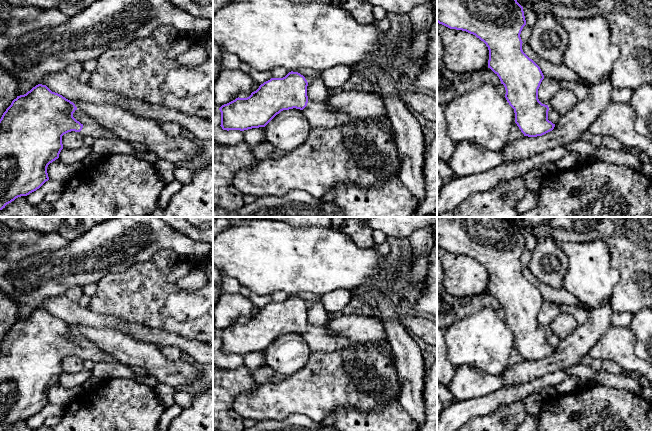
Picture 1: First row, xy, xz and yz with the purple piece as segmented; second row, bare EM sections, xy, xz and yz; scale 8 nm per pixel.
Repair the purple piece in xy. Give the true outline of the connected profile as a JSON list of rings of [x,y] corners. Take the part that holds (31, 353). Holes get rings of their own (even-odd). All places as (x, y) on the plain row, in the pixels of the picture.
[[[42,308],[12,325],[0,343],[0,431],[29,419],[49,404],[47,391],[59,382],[64,358],[75,355],[95,363],[117,361],[99,348],[81,348],[73,341],[76,334],[73,326]]]

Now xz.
[[[289,296],[283,302],[271,302],[259,310],[247,322],[236,322],[222,329],[221,351],[223,354],[248,354],[265,351],[283,334],[300,333],[311,352],[335,351],[352,348],[358,342],[333,335],[326,326],[308,325],[308,306],[298,296]]]

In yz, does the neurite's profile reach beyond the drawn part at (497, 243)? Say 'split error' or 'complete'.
complete

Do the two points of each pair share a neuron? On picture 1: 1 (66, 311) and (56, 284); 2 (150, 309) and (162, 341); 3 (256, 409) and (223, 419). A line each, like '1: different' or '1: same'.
1: different
2: different
3: different

